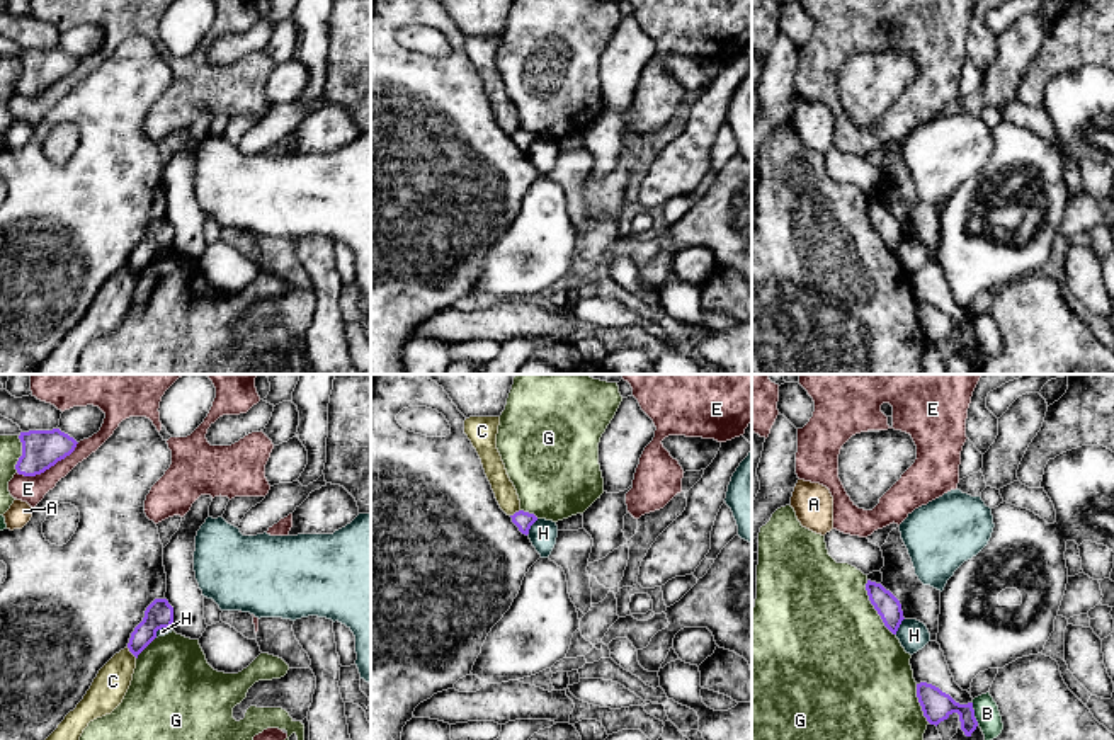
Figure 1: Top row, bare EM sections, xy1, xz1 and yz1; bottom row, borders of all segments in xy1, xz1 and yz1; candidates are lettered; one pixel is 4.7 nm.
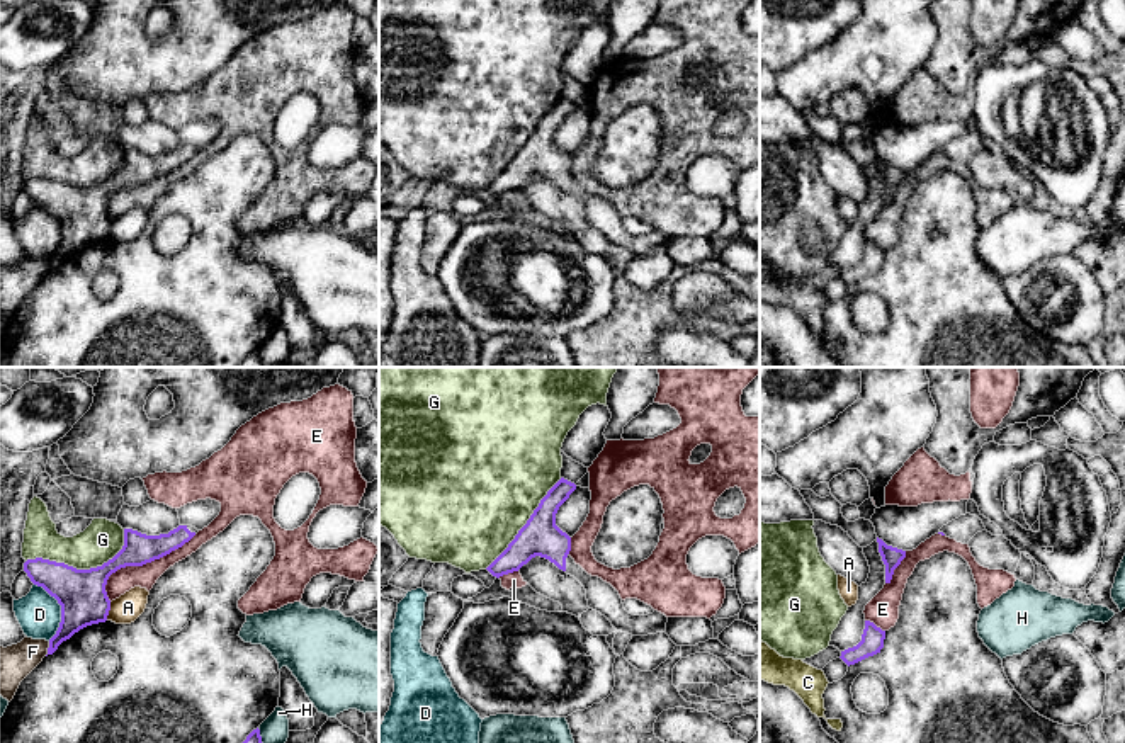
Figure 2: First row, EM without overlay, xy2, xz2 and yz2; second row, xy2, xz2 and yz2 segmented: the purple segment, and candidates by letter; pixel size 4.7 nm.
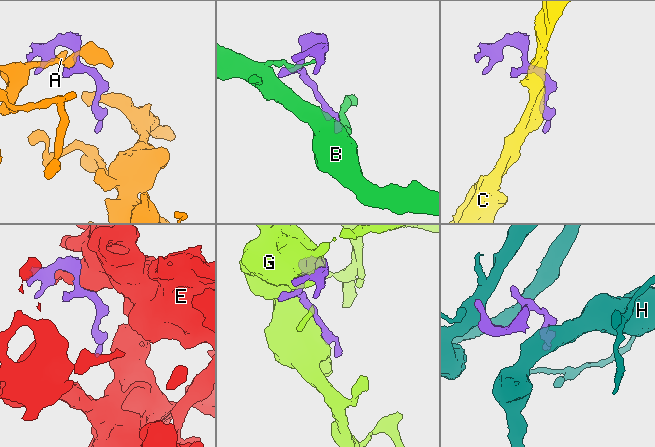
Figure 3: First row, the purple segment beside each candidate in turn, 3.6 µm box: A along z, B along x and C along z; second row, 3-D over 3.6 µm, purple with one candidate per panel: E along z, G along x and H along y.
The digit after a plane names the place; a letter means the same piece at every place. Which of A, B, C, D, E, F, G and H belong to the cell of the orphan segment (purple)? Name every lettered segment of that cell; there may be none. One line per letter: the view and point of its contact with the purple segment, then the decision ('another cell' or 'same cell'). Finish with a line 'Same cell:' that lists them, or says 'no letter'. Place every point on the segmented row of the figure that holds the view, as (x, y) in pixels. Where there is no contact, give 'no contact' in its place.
A: meets purple in xy2 at (109, 609); another cell
B: meets purple in yz1 at (973, 713); another cell
C: meets purple in xy1 at (131, 652); another cell
D: meets purple in xy2 at (62, 609); another cell
E: meets purple in xy2 at (141, 565); another cell
F: meets purple in xy2 at (48, 648); another cell
G: meets purple in xy2 at (82, 570); another cell
H: meets purple in xz1 at (529, 528); another cell
Same cell: no letter

